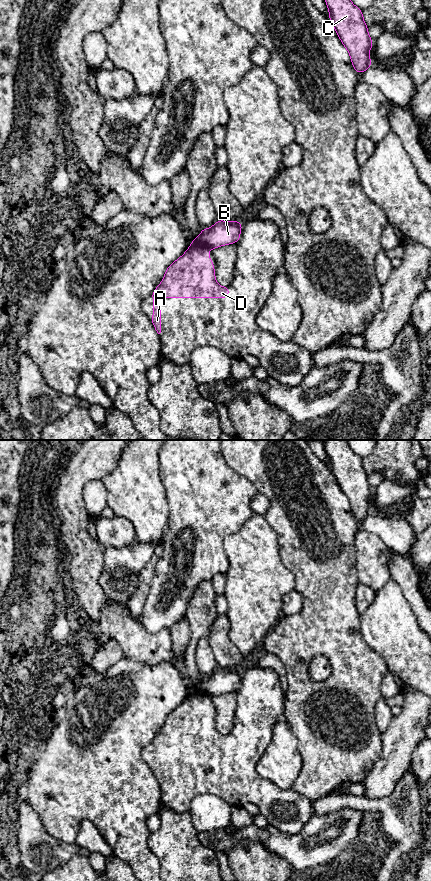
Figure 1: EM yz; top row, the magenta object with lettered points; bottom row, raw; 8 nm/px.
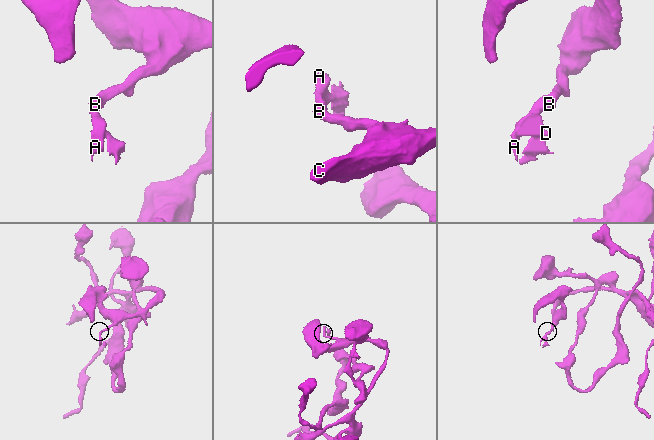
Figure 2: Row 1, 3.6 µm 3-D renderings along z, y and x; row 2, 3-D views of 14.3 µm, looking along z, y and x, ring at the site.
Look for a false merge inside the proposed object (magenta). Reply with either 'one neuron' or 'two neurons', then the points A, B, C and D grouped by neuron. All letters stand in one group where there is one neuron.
two neurons; A D / B C

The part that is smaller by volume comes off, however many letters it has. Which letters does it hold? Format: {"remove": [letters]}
{"remove": ["A", "D"]}

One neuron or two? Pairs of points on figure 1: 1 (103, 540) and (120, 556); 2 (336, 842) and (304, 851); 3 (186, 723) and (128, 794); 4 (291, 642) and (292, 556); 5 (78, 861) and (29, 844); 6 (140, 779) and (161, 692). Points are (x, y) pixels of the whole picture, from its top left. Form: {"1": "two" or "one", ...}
{"1": "two", "2": "one", "3": "two", "4": "one", "5": "two", "6": "one"}

